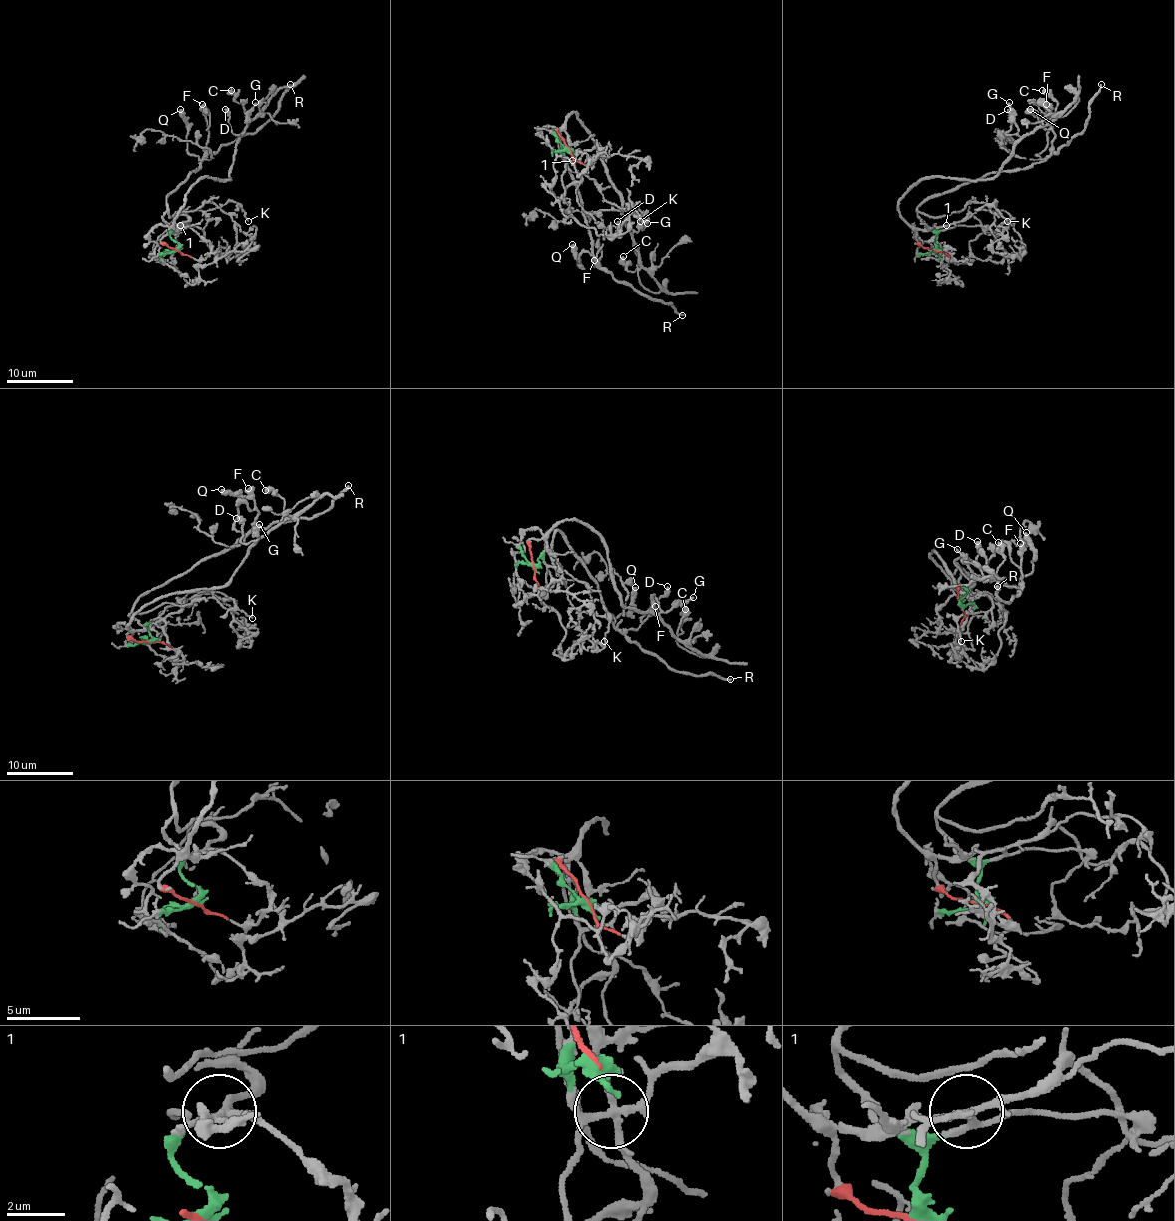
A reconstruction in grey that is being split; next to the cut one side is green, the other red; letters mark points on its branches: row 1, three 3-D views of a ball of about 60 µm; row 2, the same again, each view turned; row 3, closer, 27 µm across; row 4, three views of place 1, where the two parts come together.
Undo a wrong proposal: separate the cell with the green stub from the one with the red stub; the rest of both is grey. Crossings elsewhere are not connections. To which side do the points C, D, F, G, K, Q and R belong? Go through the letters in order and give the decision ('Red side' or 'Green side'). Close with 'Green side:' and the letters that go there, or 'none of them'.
C: Red side
D: Red side
F: Green side
G: Red side
K: Red side
Q: Green side
R: Green side
Green side: F, Q, R

